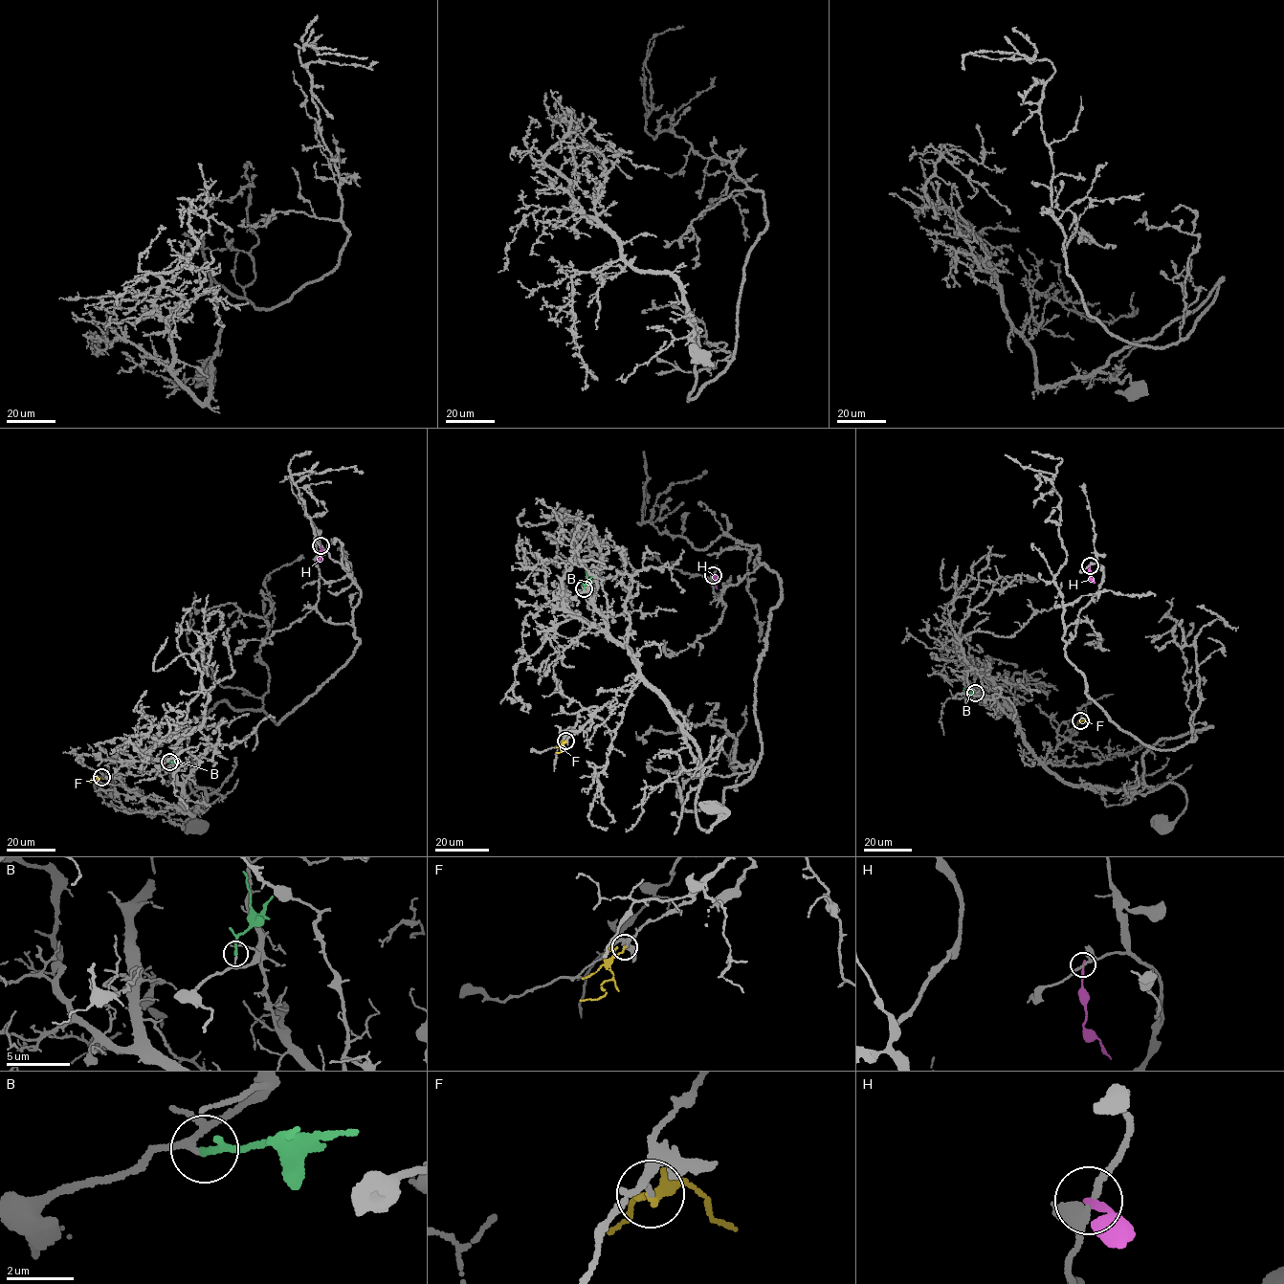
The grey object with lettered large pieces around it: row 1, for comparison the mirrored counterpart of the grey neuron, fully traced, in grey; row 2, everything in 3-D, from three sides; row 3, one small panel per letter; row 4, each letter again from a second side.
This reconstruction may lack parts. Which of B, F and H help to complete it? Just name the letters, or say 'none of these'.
F

